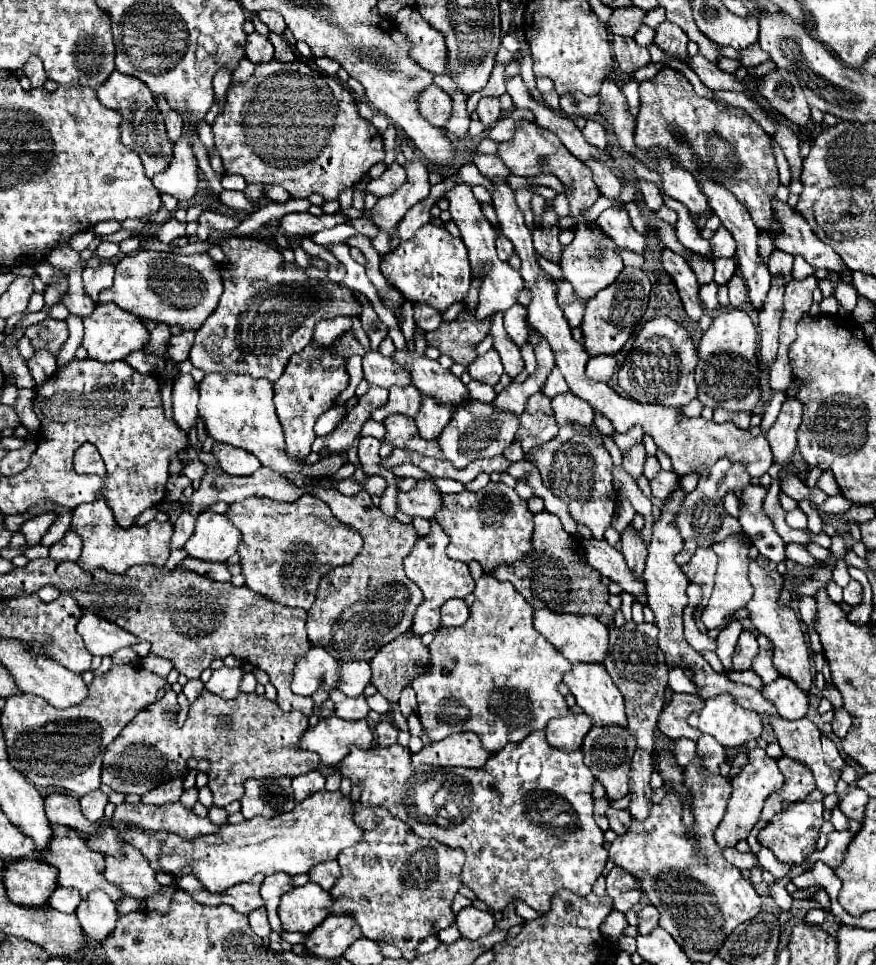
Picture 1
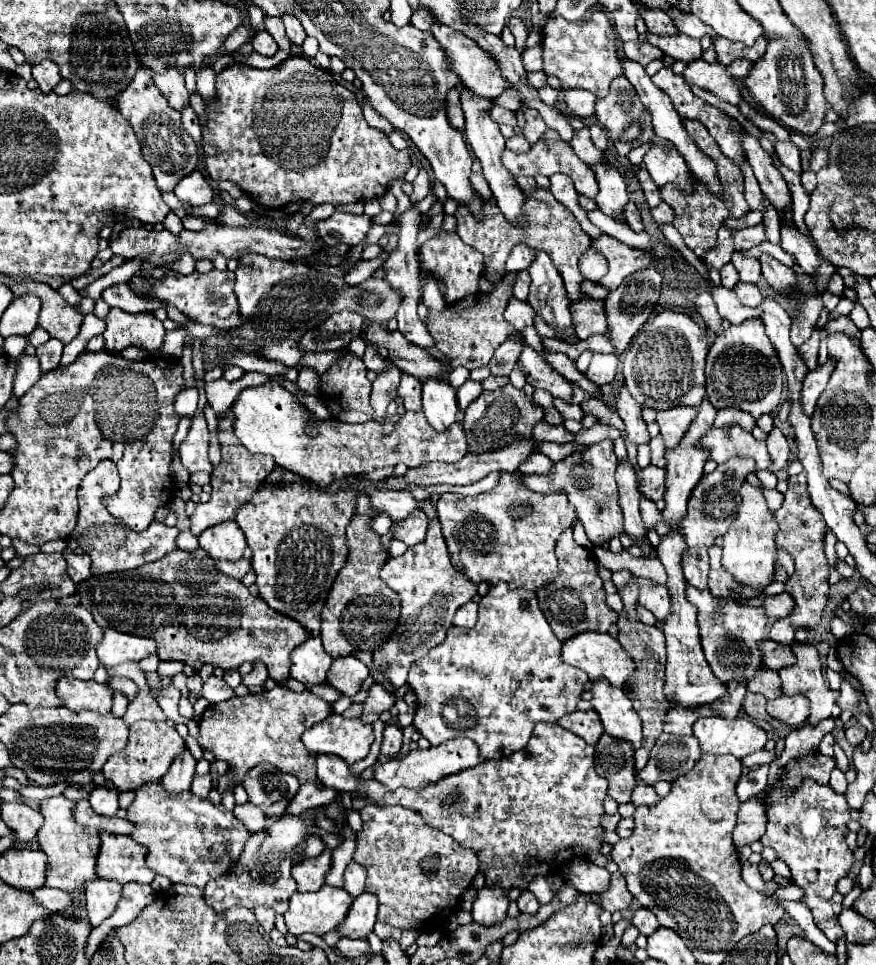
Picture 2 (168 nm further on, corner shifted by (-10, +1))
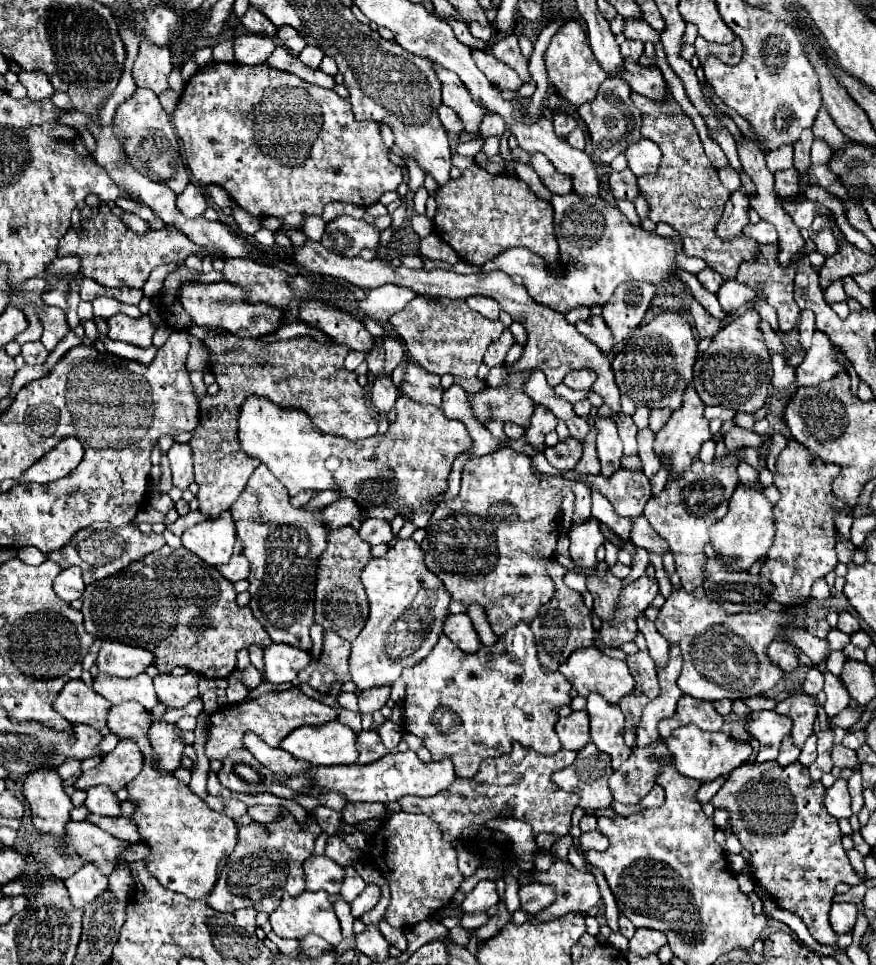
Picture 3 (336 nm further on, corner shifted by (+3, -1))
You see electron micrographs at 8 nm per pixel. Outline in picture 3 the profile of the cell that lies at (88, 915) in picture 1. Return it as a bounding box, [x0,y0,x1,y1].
[64,865,108,909]

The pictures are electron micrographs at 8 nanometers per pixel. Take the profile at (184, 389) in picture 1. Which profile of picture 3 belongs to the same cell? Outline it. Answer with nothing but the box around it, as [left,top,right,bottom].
[168,443,194,491]

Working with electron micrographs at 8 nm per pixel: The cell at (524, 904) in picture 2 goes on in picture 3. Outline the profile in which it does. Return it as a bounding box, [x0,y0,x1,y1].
[520,883,554,915]

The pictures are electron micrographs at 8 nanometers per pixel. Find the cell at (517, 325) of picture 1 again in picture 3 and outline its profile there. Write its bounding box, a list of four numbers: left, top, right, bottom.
[466,295,502,321]

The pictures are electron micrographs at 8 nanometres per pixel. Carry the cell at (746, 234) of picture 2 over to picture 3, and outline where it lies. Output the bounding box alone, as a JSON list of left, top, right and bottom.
[744,221,778,245]

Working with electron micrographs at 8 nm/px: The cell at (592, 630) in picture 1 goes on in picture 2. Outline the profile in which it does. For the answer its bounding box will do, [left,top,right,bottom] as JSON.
[563,633,635,687]

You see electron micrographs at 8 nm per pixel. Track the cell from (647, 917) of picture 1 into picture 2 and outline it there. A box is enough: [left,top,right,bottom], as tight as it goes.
[633,909,659,935]

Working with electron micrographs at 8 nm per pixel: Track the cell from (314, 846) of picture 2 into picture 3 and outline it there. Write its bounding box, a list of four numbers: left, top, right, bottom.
[204,811,320,913]

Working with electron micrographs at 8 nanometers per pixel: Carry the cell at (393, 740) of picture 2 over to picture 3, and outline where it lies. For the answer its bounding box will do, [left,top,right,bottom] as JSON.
[356,729,388,765]

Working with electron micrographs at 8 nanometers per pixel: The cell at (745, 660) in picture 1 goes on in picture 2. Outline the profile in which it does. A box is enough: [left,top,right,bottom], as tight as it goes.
[761,639,795,671]

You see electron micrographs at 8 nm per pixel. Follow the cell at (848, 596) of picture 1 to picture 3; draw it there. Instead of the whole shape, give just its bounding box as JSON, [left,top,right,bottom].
[838,611,860,635]

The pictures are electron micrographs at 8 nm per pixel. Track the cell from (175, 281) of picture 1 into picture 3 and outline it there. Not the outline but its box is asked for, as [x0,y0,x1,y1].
[178,281,282,337]

